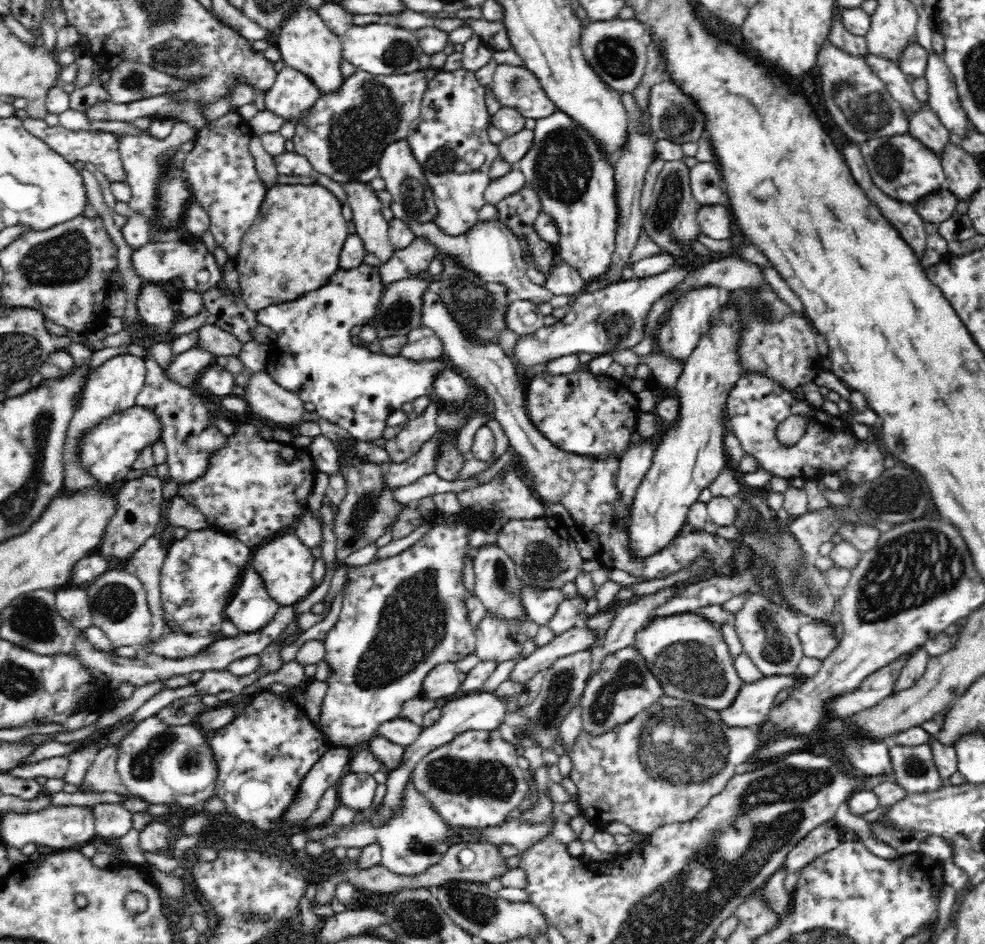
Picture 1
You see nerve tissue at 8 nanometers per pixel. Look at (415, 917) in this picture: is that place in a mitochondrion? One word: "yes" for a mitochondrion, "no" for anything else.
yes

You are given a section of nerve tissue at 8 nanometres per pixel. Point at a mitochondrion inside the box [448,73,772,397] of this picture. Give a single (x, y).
(563, 169)

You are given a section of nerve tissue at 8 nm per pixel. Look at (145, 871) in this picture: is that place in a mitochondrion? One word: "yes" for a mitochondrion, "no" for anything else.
no

